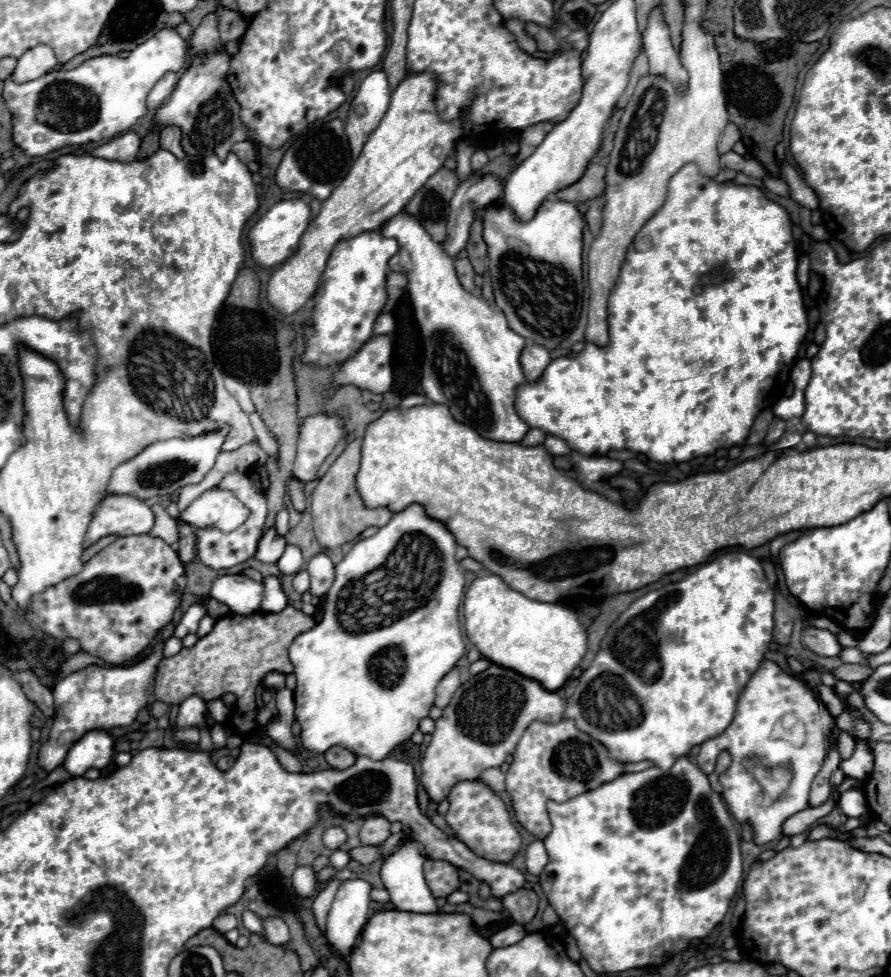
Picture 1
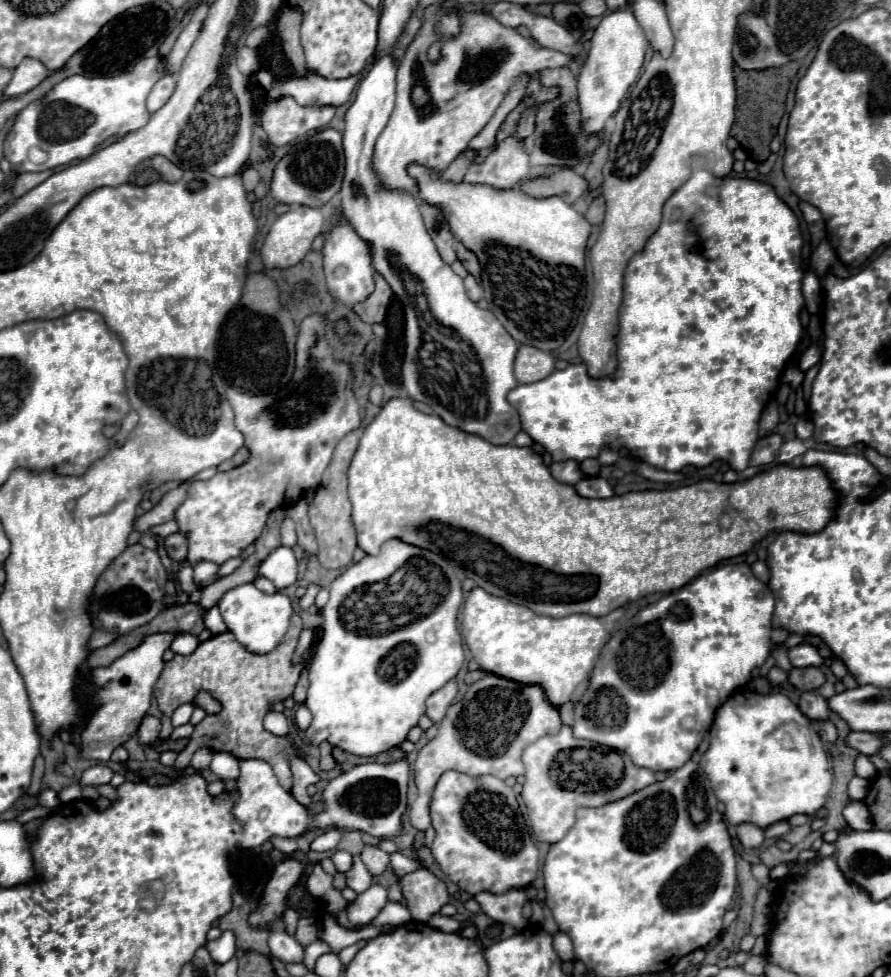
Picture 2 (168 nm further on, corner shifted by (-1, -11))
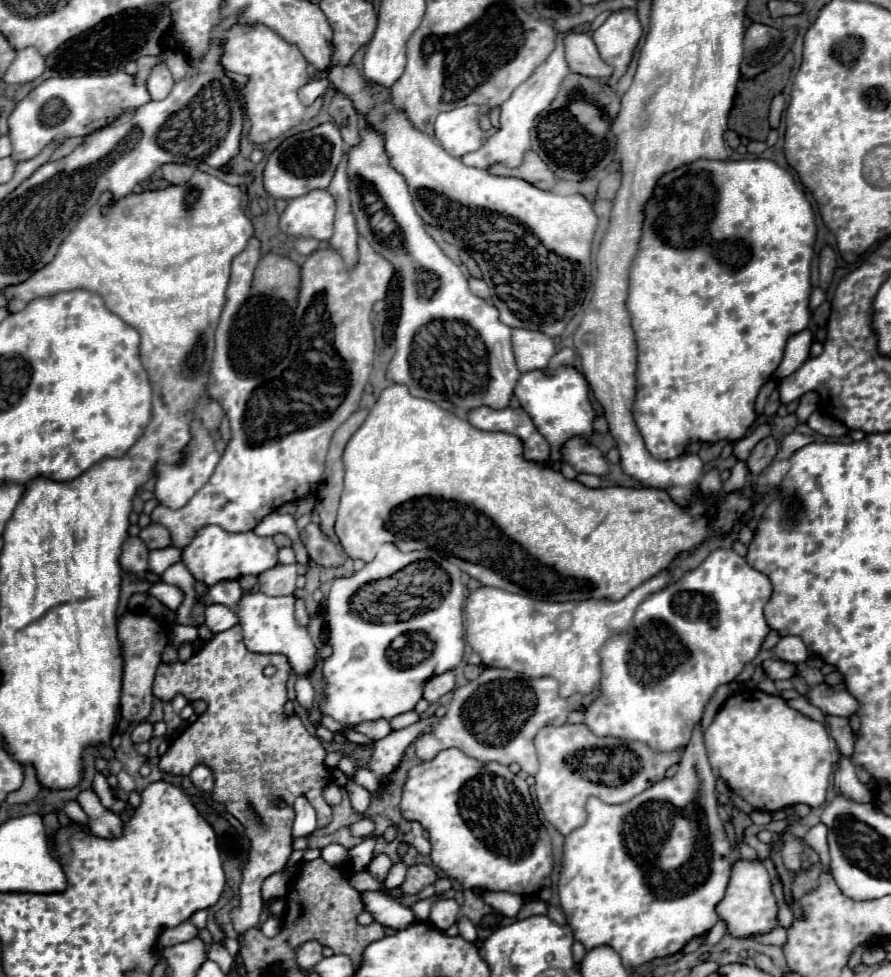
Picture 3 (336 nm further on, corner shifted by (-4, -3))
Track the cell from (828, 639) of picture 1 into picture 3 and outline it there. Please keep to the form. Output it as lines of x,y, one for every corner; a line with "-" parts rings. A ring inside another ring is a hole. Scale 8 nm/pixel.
781,637
781,641
773,647
773,653
777,659
789,663
803,663
809,655
807,645
801,641
801,637

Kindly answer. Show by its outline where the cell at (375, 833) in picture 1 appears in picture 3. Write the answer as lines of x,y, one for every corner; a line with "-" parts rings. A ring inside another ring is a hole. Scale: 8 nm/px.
379,853
379,855
375,855
373,857
373,861
369,863
369,867
367,867
367,871
377,879
377,881
383,881
385,879
385,875
387,875
387,871
391,869
391,859
389,859
389,855
385,855
385,853

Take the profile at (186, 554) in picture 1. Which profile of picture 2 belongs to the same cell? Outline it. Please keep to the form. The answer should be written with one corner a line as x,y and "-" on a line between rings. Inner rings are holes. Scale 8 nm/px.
180,533
168,535
168,537
164,539
164,547
166,547
166,553
168,553
170,559
174,559
174,561
184,561
184,559
186,559
188,543
186,543
186,539
184,539

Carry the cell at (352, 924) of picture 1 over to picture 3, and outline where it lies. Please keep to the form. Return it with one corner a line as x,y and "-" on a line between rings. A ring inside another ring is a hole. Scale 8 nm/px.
401,861
401,863
395,863
391,869
389,869
389,873
387,873
387,877
379,883
381,885
381,893
385,893
385,895
389,895
389,891
391,889
397,889
397,887
401,887
401,883
403,883
403,879
405,879
405,871
407,871
407,867
405,867
405,863

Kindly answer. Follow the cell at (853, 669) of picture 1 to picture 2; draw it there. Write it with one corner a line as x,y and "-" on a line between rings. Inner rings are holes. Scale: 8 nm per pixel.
792,667
788,671
788,681
800,691
814,691
826,681
826,677
818,667
804,667
804,669

